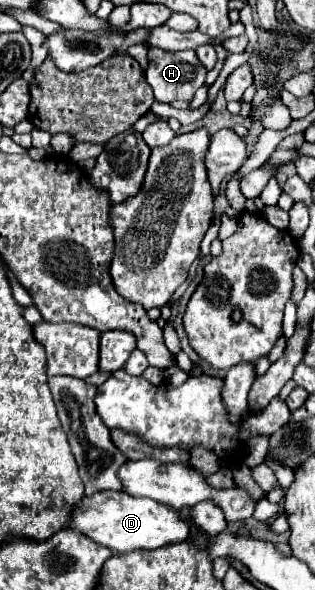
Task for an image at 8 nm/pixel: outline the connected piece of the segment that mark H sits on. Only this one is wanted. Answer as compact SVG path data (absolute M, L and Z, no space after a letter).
M148 49L146 77L154 89L154 99L162 103L190 101L194 93L204 85L206 67L200 65L192 49L174 53Z

